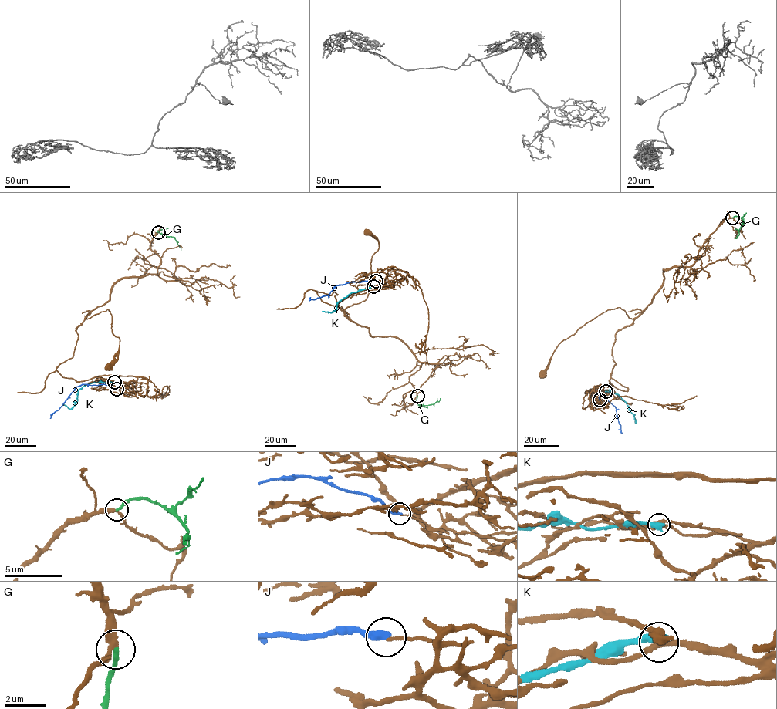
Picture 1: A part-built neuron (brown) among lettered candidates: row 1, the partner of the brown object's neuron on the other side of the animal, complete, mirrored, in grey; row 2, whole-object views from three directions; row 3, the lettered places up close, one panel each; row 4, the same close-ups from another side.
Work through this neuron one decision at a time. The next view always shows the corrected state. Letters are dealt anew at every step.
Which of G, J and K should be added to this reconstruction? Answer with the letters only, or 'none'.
G

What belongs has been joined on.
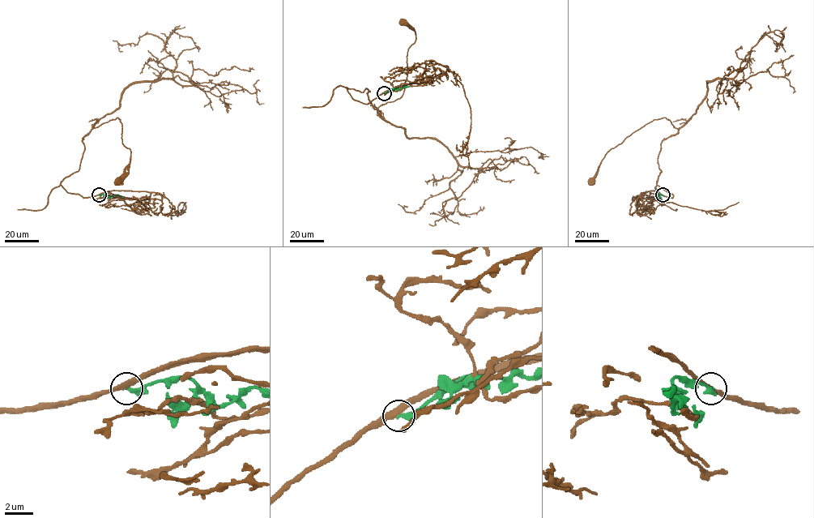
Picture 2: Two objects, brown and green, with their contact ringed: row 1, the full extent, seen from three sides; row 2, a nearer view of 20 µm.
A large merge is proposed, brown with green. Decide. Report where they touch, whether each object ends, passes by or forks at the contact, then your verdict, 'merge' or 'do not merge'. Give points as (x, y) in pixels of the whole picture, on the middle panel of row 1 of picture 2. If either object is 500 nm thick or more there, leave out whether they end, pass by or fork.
place (384, 93); brown passes by; green ends; do not merge

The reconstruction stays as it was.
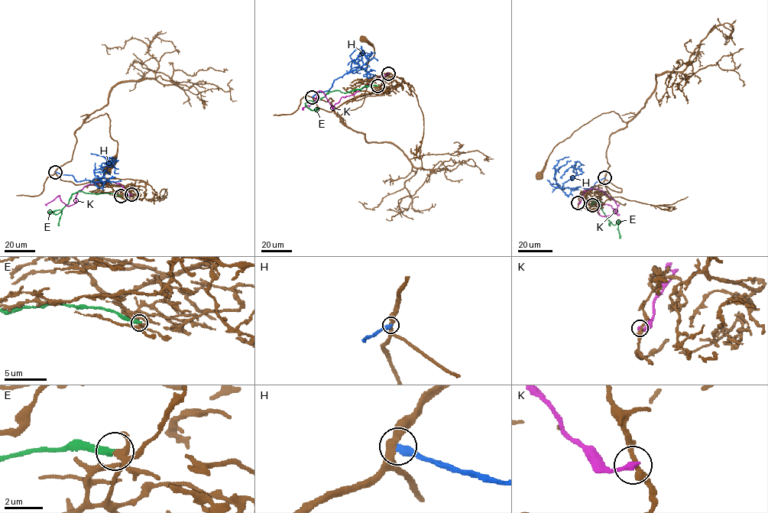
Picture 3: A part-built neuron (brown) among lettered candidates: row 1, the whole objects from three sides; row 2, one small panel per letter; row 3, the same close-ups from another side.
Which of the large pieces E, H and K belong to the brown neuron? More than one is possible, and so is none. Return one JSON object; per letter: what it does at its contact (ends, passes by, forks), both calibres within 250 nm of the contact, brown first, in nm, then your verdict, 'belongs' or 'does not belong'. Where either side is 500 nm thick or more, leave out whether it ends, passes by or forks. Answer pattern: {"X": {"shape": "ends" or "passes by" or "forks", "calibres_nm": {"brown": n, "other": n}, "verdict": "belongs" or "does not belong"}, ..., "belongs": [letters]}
{"E": {"shape": "ends", "calibres_nm": {"brown": 200, "other": 360}, "verdict": "does not belong"}, "H": {"shape": "ends", "calibres_nm": {"brown": 440, "other": 420}, "verdict": "does not belong"}, "K": {"shape": "ends", "calibres_nm": {"brown": 260, "other": 320}, "verdict": "does not belong"}, "belongs": []}

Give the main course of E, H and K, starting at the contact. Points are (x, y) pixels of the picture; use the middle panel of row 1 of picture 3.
E: (377, 86), (345, 93), (330, 92), (305, 103), (312, 109), (319, 108), (314, 110)
H: (312, 96), (363, 65), (355, 60), (350, 69), (354, 73), (364, 68), (371, 69), (368, 77), (375, 74)
K: (388, 73), (353, 95), (341, 97), (332, 108), (325, 95), (319, 91), (315, 100), (302, 110)

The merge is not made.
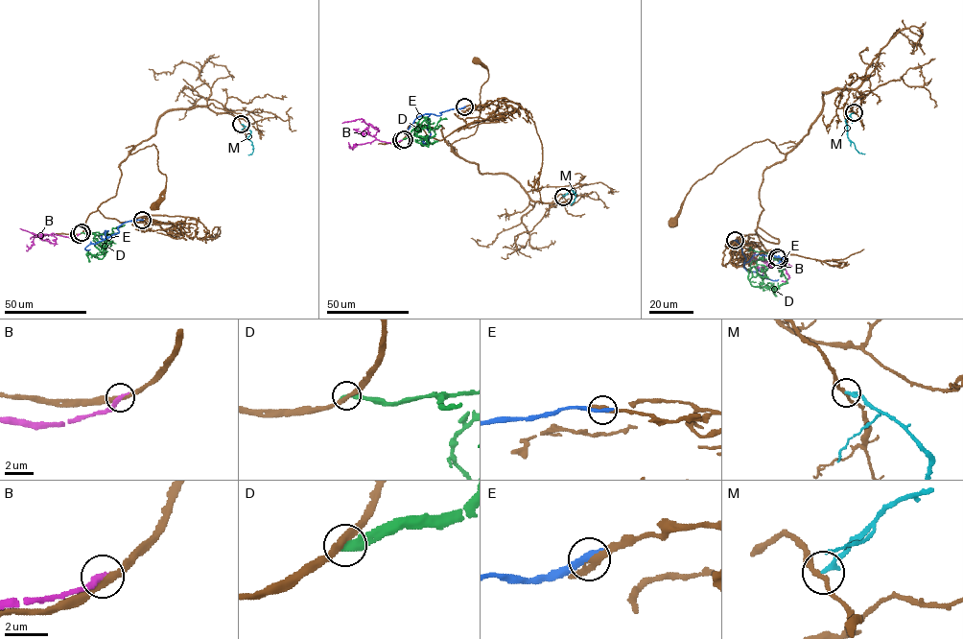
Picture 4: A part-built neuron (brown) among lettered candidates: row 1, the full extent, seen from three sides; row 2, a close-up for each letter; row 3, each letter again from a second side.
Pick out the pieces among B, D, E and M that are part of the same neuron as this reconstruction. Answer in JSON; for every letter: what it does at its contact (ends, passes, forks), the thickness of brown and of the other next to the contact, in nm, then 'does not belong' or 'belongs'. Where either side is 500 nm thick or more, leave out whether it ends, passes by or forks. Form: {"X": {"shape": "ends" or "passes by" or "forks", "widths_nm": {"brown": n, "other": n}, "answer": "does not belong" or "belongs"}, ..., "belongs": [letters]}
{"B": {"shape": "ends", "widths_nm": {"brown": 320, "other": 300}, "answer": "does not belong"}, "D": {"shape": "ends", "widths_nm": {"brown": 320, "other": 440}, "answer": "does not belong"}, "E": {"shape": "ends", "widths_nm": {"brown": 280, "other": 320}, "answer": "does not belong"}, "M": {"shape": "ends", "widths_nm": {"brown": 200, "other": 240}, "answer": "belongs"}, "belongs": ["M"]}

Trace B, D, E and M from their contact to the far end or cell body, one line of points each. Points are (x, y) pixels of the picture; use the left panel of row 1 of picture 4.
B: (79, 234), (63, 237), (52, 233), (40, 236), (19, 228)
D: (81, 232), (94, 233), (104, 248), (103, 253), (97, 255), (87, 252), (89, 262)
E: (142, 220), (122, 224), (118, 233), (90, 244), (84, 249), (90, 249)
M: (241, 124), (250, 131), (247, 138), (253, 151), (248, 154)

